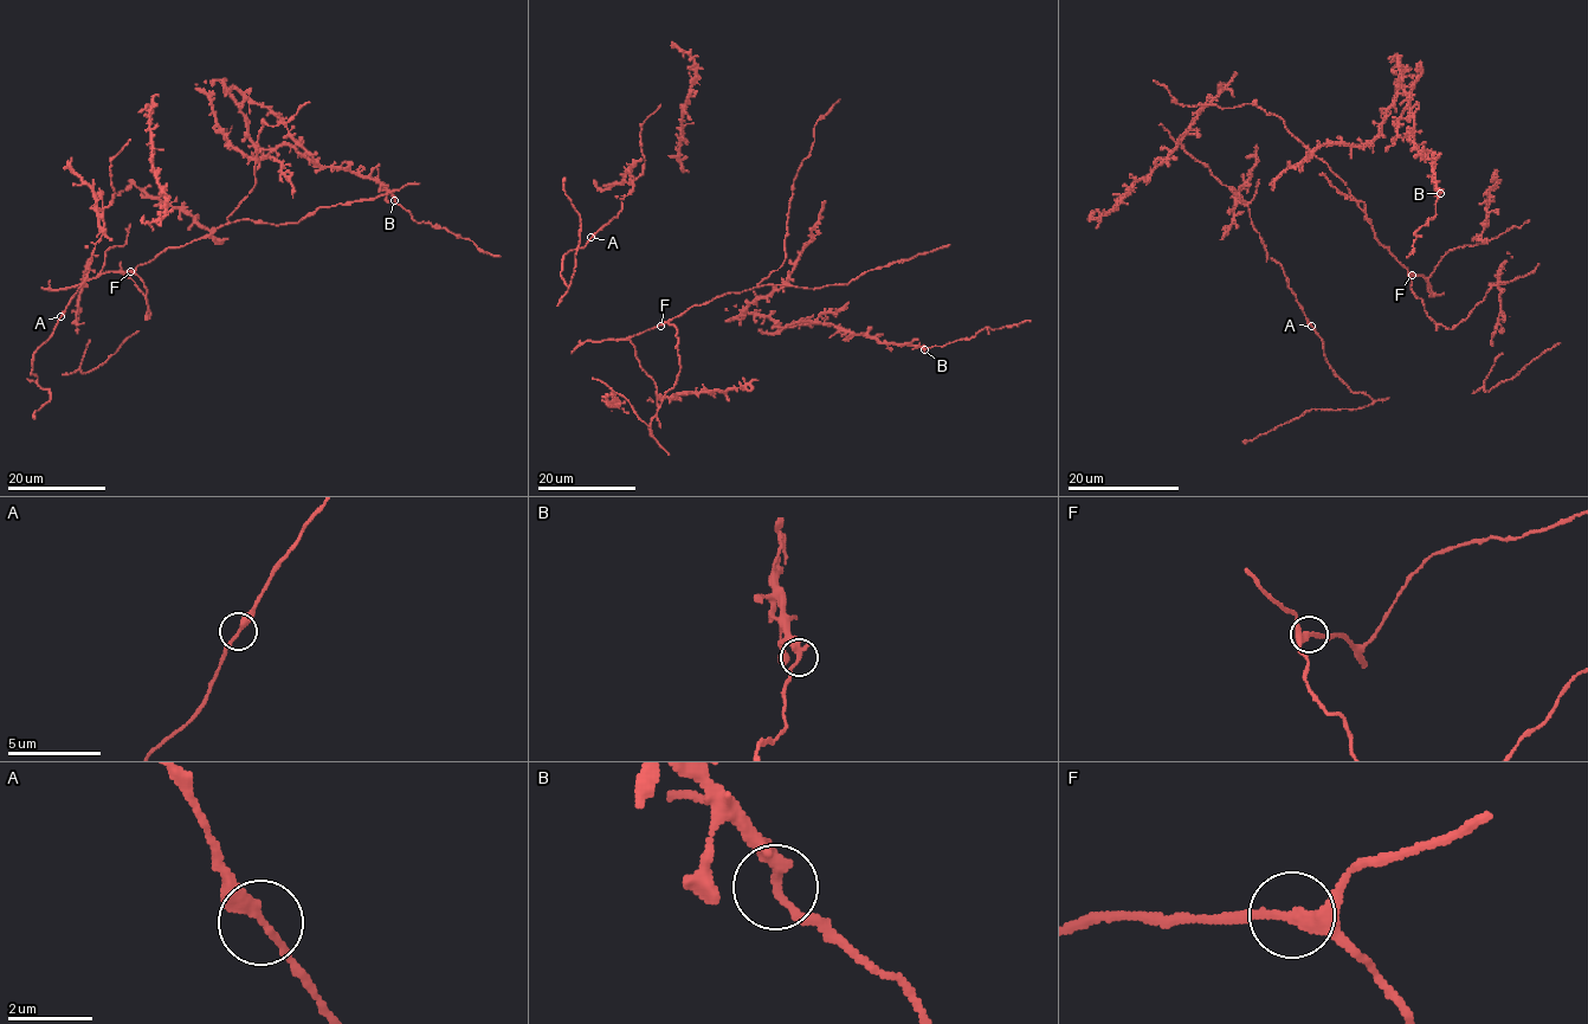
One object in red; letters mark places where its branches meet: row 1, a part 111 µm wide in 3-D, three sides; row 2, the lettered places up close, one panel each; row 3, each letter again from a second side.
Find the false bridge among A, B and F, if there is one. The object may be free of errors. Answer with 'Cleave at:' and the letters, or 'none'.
Cleave at: B

